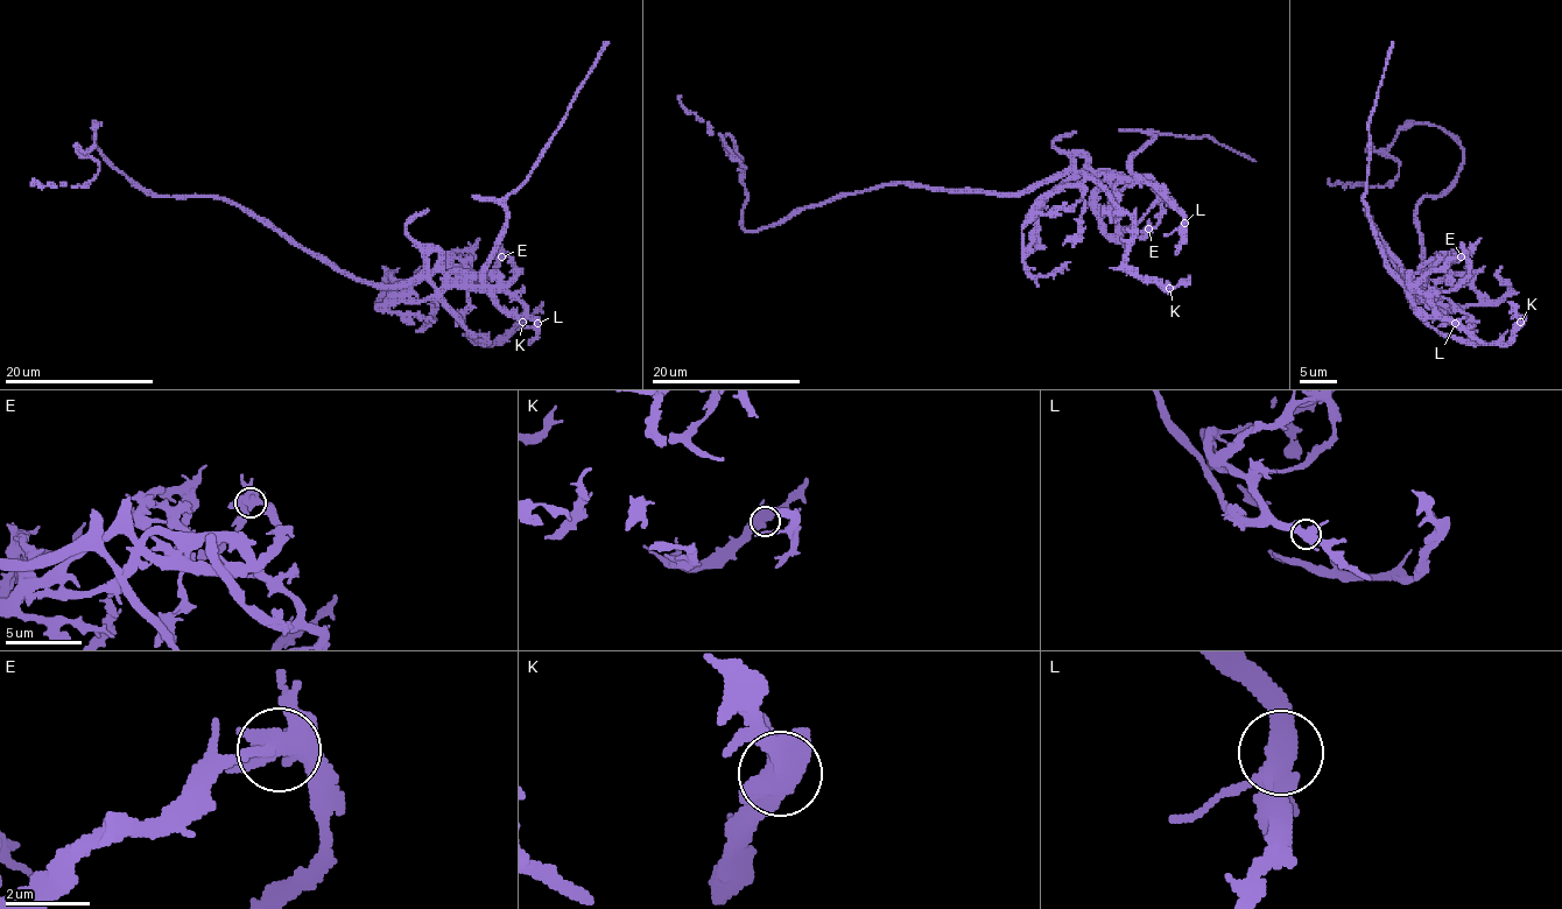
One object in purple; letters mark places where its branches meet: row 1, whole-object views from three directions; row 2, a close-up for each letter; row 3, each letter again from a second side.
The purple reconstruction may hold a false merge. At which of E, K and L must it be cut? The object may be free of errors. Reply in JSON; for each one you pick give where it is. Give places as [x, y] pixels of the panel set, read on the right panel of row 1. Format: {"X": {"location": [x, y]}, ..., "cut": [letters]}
{"E": {"location": [1461, 256]}, "cut": ["E"]}

